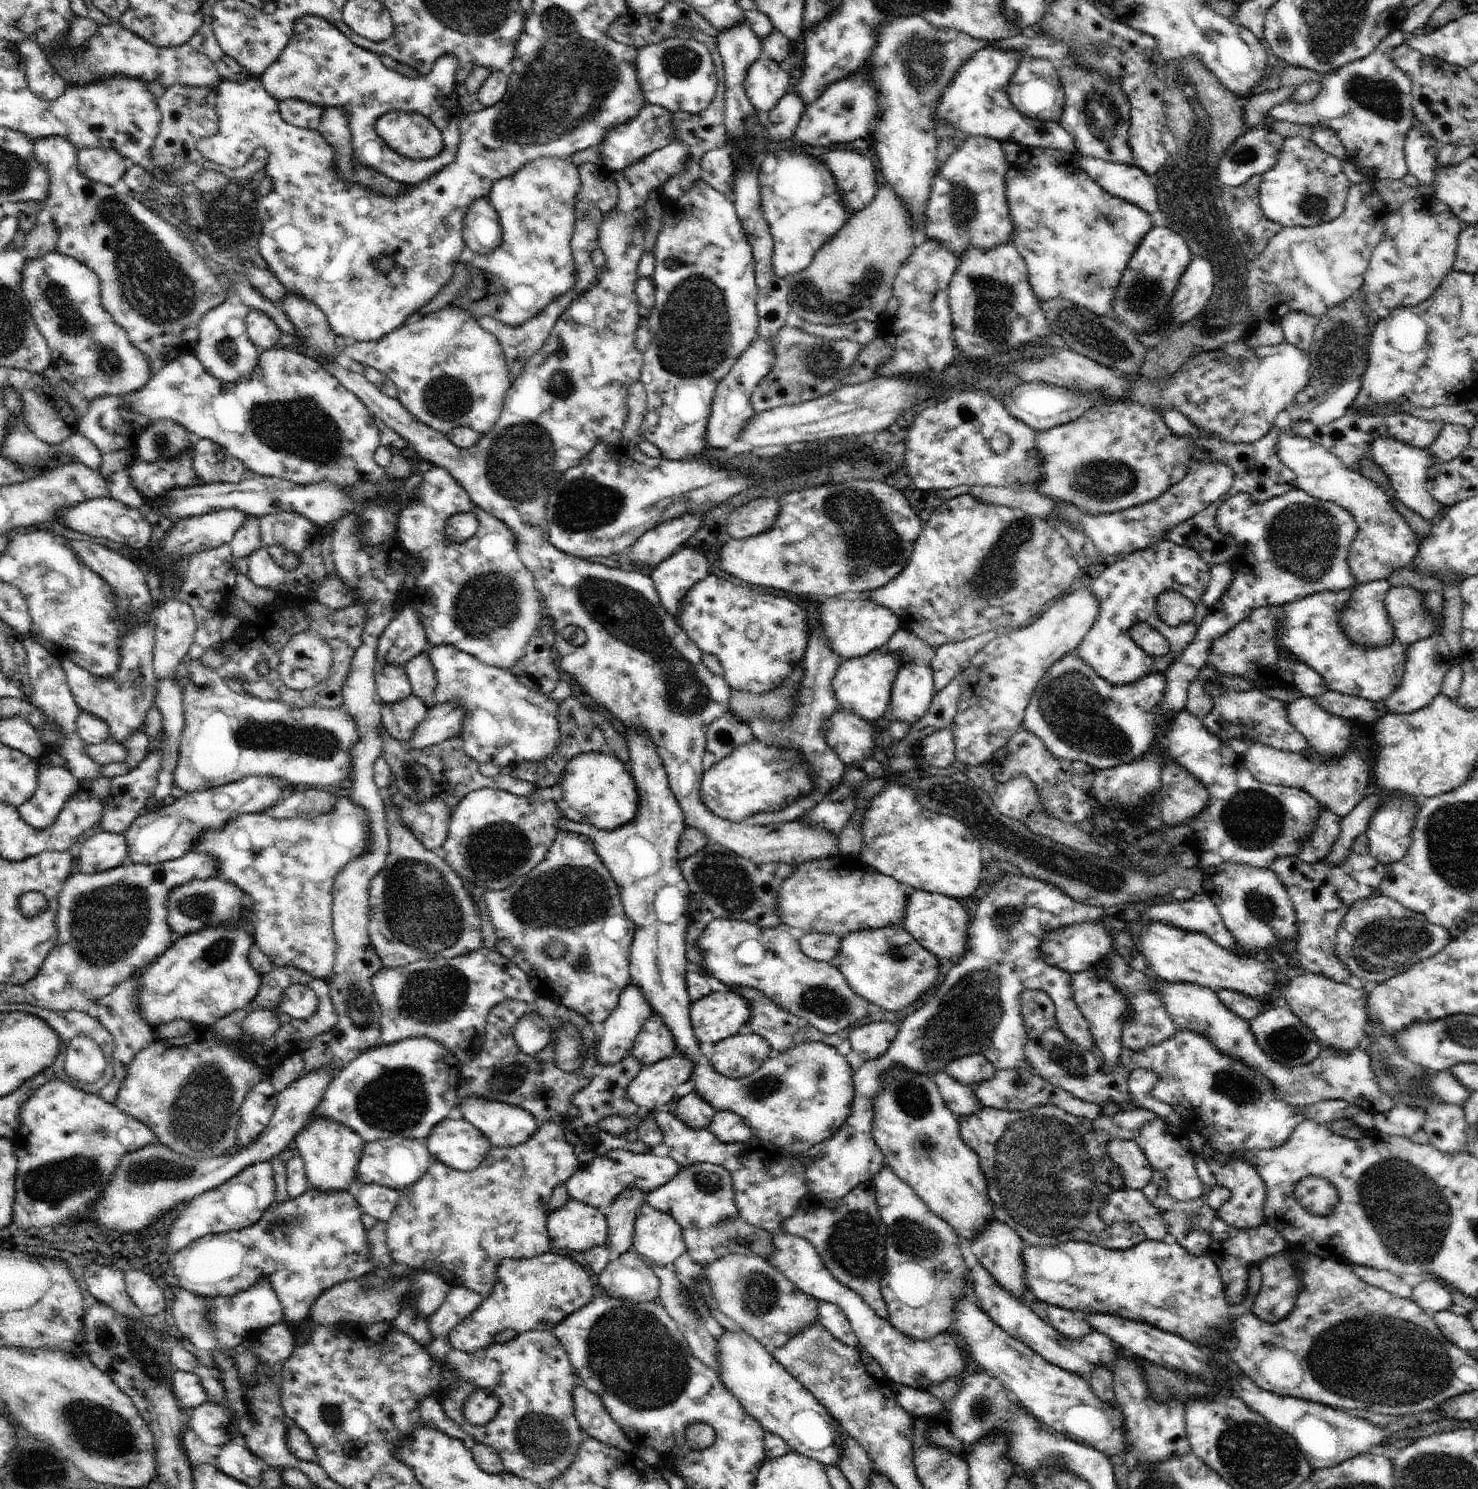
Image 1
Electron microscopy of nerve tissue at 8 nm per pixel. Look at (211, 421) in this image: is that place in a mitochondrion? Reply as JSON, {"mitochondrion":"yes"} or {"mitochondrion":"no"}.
{"mitochondrion":"no"}

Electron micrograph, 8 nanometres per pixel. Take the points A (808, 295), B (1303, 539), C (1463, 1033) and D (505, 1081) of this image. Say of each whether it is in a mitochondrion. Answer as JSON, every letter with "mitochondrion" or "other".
{"A":"mitochondrion","B":"mitochondrion","C":"mitochondrion","D":"mitochondrion"}

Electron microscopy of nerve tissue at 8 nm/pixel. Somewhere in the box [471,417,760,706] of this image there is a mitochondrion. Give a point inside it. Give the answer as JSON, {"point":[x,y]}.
{"point":[583,505]}

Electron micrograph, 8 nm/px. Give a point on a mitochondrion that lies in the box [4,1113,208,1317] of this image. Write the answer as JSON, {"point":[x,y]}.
{"point":[71,1174]}

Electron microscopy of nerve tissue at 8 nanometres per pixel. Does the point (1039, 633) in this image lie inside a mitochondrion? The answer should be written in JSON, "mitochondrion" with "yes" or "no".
{"mitochondrion":"no"}

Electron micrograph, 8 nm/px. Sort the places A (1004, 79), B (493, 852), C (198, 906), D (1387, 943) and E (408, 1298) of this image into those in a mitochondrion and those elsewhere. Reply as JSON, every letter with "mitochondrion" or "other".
{"A":"other","B":"mitochondrion","C":"mitochondrion","D":"mitochondrion","E":"other"}

